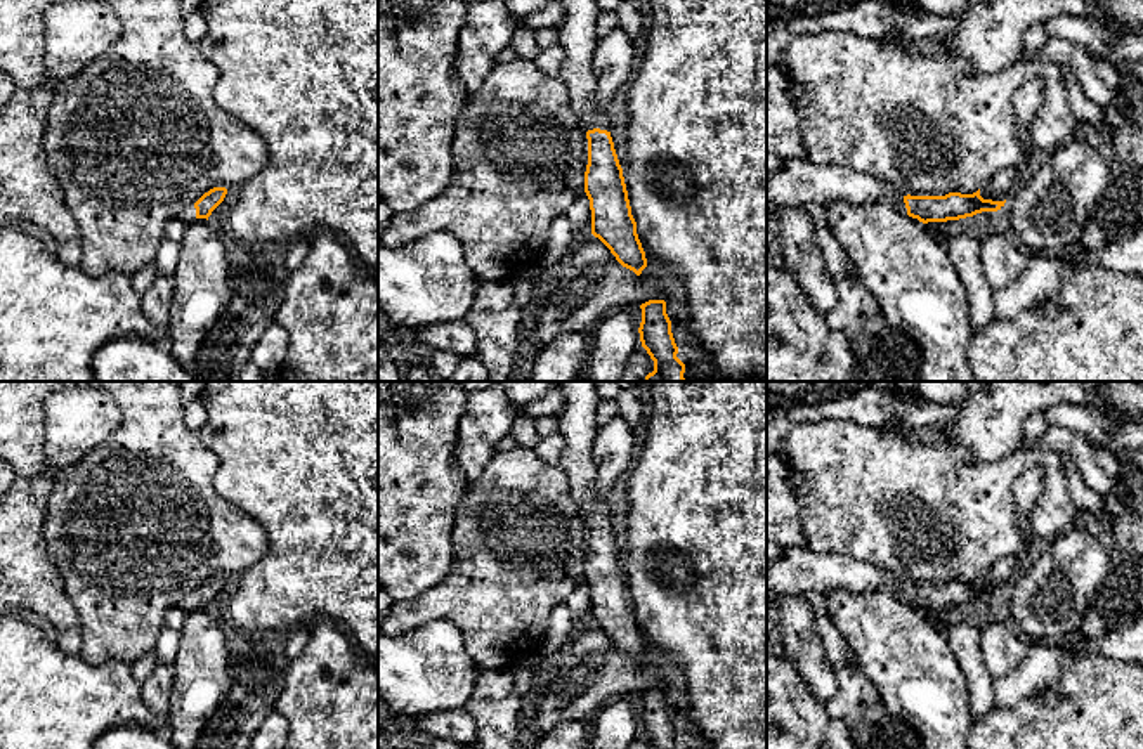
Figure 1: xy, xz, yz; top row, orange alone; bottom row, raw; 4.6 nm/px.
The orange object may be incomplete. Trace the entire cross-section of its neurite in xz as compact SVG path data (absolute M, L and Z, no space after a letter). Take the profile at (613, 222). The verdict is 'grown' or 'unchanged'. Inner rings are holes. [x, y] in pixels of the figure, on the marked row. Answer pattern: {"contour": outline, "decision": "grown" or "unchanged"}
{"contour": "M560 0L565 9L565 19L558 29L558 45L565 52L565 62L557 75L571 97L571 107L586 130L588 139L588 165L585 172L585 192L590 199L591 210L591 234L598 238L616 257L616 260L633 270L637 276L647 267L645 251L637 234L637 222L631 215L628 191L619 165L614 142L611 137L611 125L605 114L605 107L600 109L595 101L597 78L593 73L593 55L598 43L597 19L598 7L595 0Z", "decision": "grown"}

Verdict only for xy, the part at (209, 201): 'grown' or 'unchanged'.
grown

